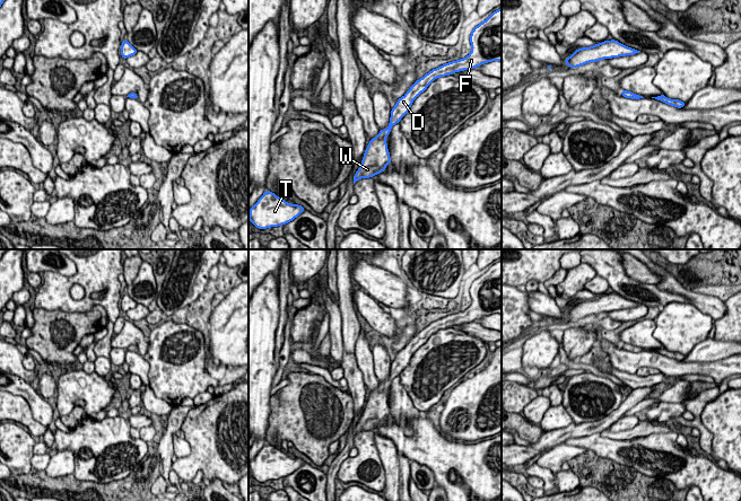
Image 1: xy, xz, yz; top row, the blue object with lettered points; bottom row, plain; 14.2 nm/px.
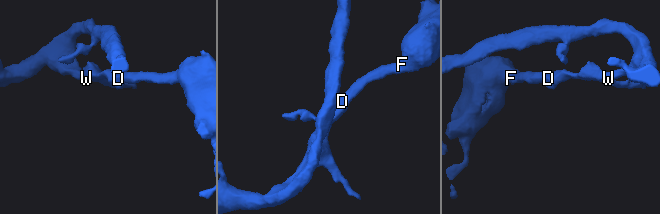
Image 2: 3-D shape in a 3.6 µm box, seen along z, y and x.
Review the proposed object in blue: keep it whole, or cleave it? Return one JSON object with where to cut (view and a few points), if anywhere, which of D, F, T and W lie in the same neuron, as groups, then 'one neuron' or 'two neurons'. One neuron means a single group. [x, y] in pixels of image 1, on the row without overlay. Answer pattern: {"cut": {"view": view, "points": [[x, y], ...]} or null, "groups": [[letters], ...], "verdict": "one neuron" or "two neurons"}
{"cut": null, "groups": [["D", "F", "T", "W"]], "verdict": "one neuron"}

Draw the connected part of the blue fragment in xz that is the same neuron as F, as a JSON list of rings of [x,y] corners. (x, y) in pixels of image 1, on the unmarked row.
[[[502,261],[473,281],[470,296],[472,302],[468,309],[433,322],[417,333],[403,350],[398,352],[391,362],[389,379],[380,383],[378,388],[369,394],[361,416],[354,429],[354,437],[360,431],[374,430],[376,427],[385,424],[385,420],[391,415],[386,396],[391,380],[401,373],[409,364],[413,353],[427,342],[431,334],[454,325],[474,322],[483,316],[502,314]]]

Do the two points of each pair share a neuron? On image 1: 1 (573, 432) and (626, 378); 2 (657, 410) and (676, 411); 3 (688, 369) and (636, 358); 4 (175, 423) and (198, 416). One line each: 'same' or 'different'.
1: different
2: same
3: same
4: different

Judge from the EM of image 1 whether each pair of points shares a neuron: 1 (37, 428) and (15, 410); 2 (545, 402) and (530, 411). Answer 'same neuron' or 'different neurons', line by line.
1: same neuron
2: same neuron

